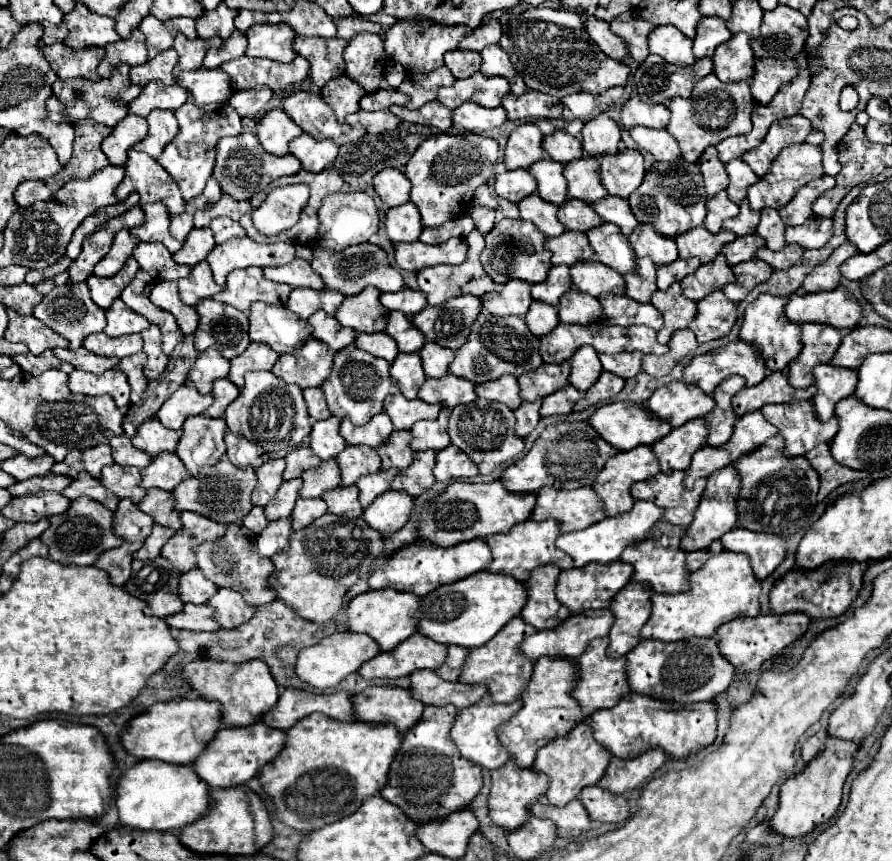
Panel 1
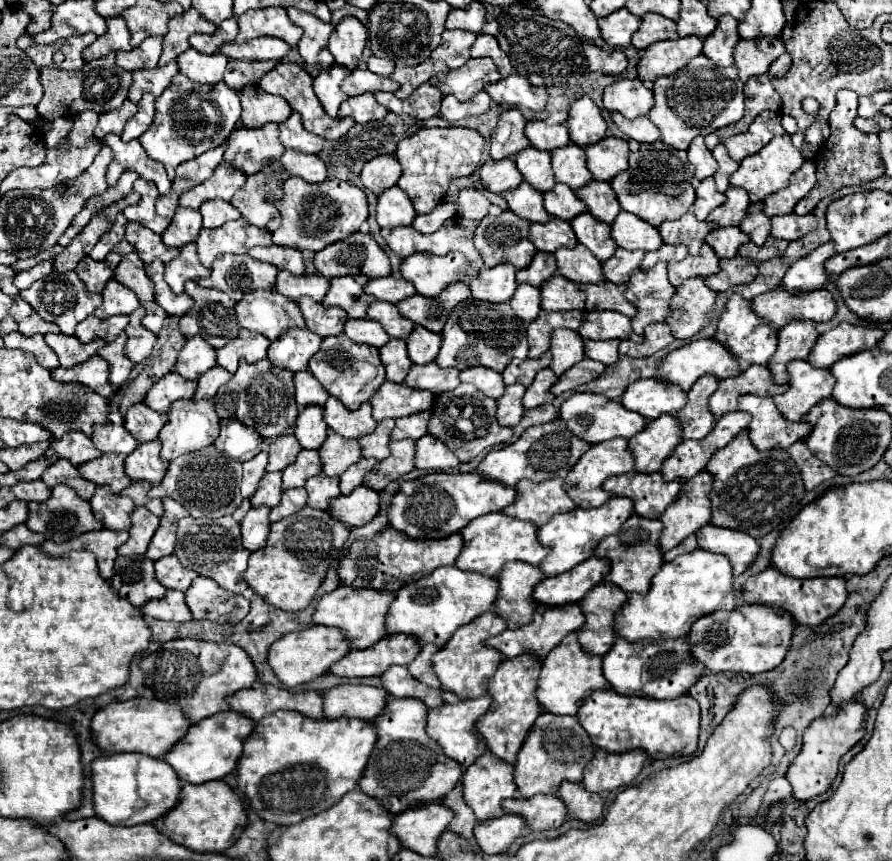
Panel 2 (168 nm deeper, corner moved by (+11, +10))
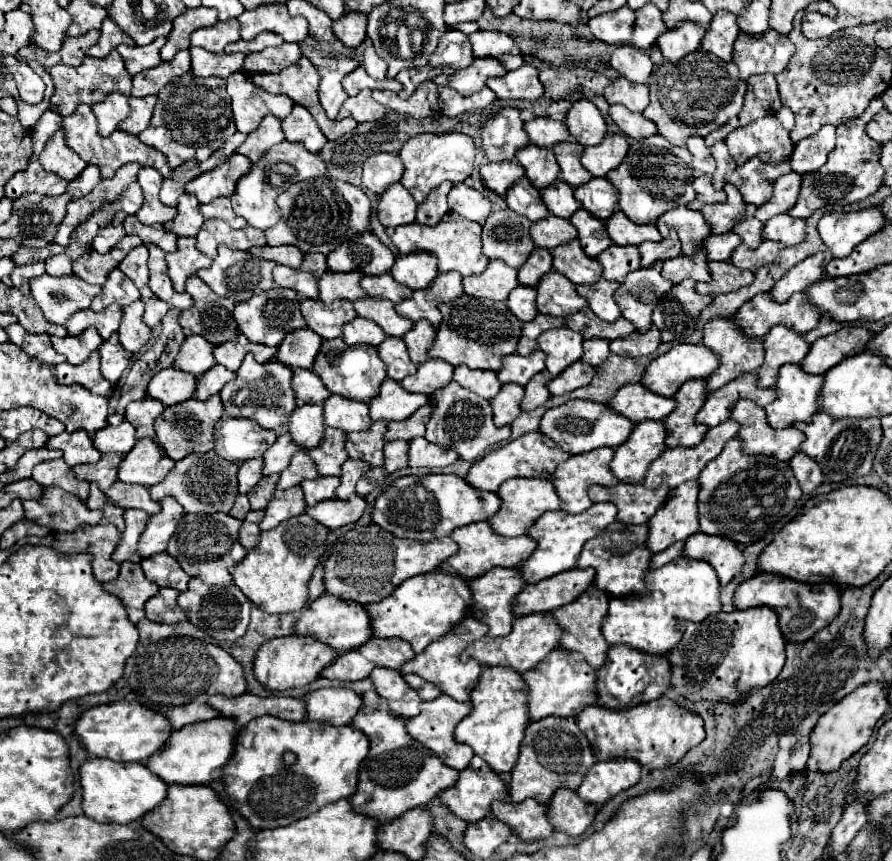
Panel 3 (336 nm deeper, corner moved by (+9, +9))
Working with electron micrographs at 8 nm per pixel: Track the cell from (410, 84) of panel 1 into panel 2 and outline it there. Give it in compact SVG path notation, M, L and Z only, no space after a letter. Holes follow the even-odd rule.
M425 59L425 63L419 63L415 67L405 67L405 69L395 69L391 73L391 79L399 83L399 91L395 95L399 99L407 99L419 85L429 81L435 75L435 63L431 59Z

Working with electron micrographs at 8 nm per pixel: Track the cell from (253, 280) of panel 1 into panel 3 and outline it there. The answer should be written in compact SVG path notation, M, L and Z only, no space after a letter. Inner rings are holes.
M219 246L219 254L213 260L213 266L205 268L205 270L199 270L197 276L215 294L231 298L233 302L243 302L243 300L249 300L251 296L255 296L259 292L265 292L265 290L269 290L273 286L273 274L271 274L273 268L275 268L275 262L267 262L267 260L255 258L249 252L241 252L241 250L231 250L227 246Z

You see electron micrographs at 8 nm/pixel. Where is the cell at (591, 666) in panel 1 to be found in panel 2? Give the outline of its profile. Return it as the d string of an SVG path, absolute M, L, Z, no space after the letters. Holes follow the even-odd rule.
M567 635L543 661L541 661L541 675L539 675L539 687L537 697L541 707L545 711L555 715L575 715L581 707L581 703L599 689L609 689L609 681L603 677L601 669L601 657L589 655L581 643L577 641L577 635Z

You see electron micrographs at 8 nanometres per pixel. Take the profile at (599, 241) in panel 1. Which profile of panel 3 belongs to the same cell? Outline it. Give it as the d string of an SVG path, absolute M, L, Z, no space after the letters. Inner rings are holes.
M583 208L577 210L571 216L571 222L579 232L579 242L587 256L597 258L597 254L601 254L605 248L611 246L611 238L605 230L605 222L591 216L587 210L583 210Z

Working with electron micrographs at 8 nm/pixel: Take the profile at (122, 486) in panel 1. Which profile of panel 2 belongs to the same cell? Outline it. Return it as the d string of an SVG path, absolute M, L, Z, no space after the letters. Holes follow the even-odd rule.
M103 453L99 459L79 465L79 473L97 485L111 487L113 493L121 493L133 483L125 475L125 457L117 453Z

